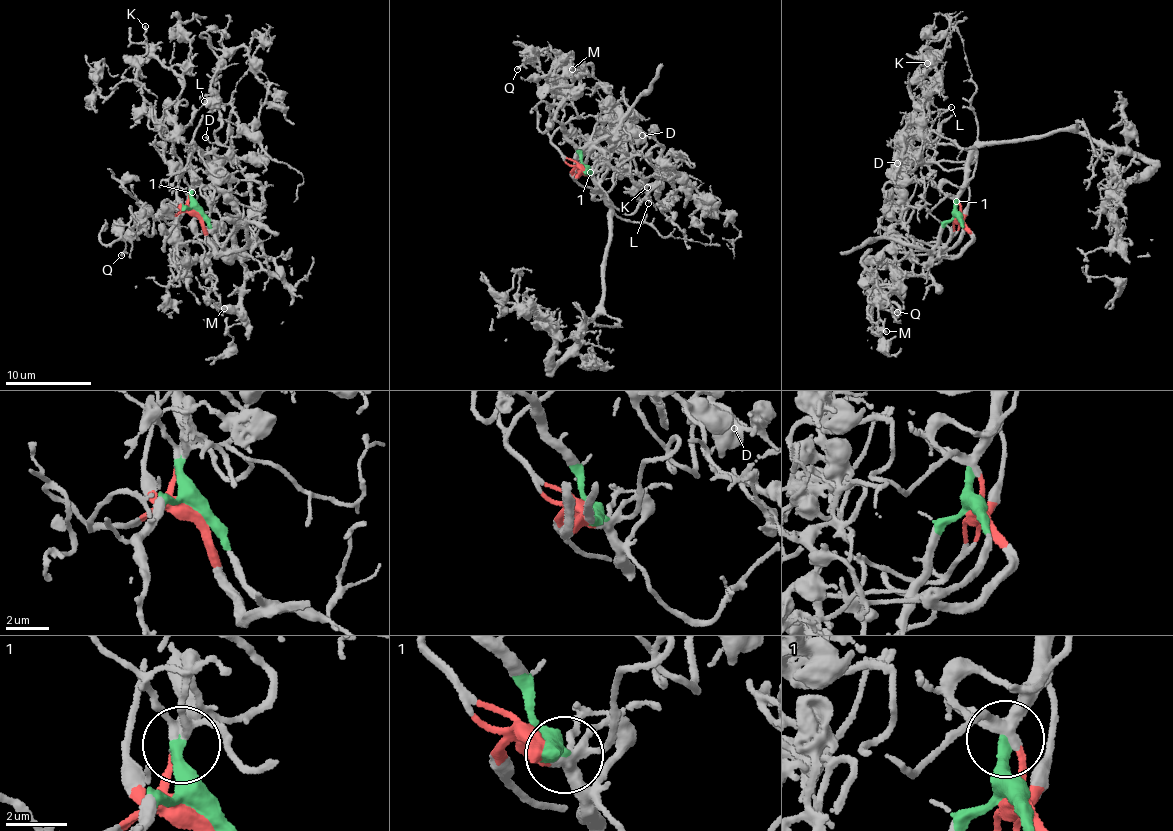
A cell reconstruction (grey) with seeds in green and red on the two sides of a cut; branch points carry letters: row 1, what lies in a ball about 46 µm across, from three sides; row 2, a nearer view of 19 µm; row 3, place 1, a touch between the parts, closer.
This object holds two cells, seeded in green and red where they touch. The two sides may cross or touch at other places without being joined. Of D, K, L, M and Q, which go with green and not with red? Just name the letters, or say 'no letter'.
no letter

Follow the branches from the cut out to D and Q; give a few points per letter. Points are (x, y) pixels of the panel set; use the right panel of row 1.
D: (958, 220), (960, 206), (951, 195), (929, 211), (916, 203), (925, 186), (895, 179), (897, 162)
Q: (958, 220), (945, 243), (923, 245), (941, 258), (918, 275), (889, 261), (896, 280), (863, 282), (896, 312)

